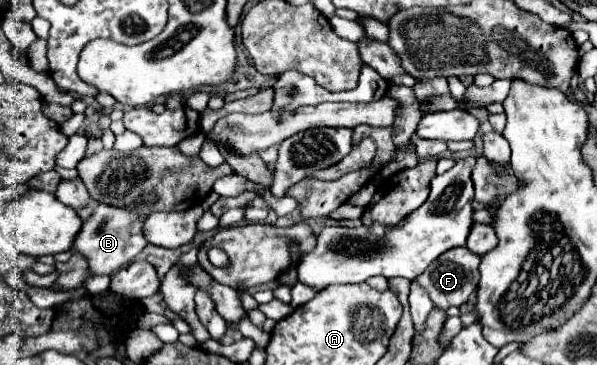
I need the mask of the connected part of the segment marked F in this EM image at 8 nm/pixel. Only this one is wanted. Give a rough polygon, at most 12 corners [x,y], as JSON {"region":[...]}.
{"region":[[455,247],[415,281],[435,307],[459,307],[477,289],[479,255]]}

